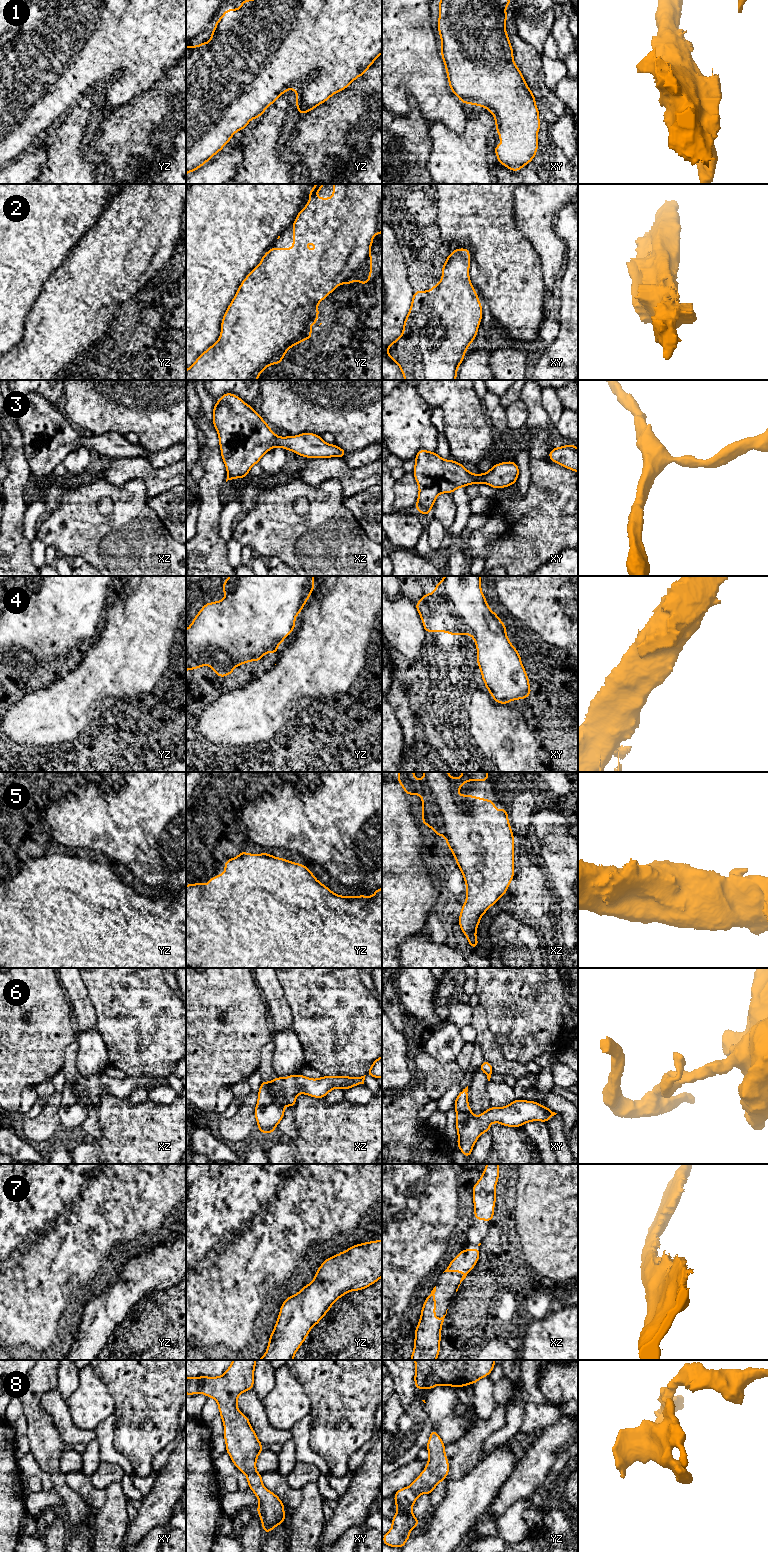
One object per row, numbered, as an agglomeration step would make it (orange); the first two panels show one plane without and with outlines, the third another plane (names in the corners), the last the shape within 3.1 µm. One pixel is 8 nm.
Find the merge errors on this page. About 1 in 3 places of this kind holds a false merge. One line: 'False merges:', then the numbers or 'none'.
False merges: none

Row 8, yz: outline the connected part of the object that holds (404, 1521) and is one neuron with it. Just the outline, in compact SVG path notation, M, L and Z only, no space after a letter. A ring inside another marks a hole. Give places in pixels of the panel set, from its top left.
M432 1429L430 1433L426 1448L429 1452L429 1459L425 1469L410 1486L399 1489L394 1494L398 1512L392 1518L391 1529L383 1535L383 1544L390 1547L404 1547L406 1541L411 1538L409 1532L421 1522L412 1512L413 1504L423 1493L430 1496L434 1488L449 1473L445 1444L435 1429Z

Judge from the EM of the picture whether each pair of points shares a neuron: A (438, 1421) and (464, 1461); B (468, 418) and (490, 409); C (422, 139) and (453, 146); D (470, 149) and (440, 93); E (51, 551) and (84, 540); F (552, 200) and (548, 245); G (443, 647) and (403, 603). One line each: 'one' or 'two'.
A: two
B: two
C: two
D: two
E: two
F: one
G: two

